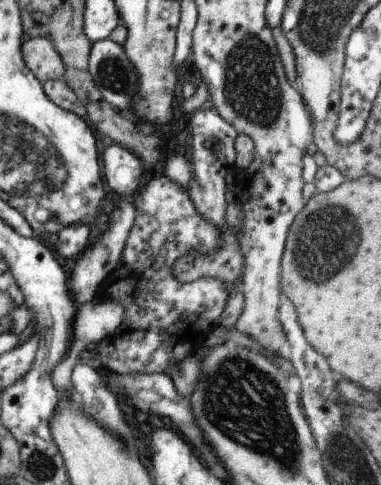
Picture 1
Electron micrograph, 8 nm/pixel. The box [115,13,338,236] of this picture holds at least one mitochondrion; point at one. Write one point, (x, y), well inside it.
(252, 89)

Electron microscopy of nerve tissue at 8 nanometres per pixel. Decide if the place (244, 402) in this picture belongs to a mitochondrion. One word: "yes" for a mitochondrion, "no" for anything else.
yes

